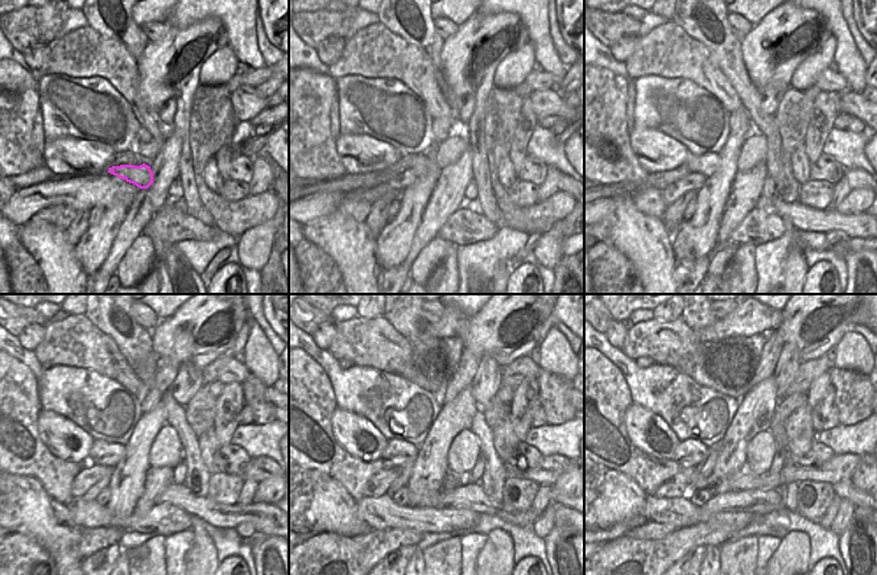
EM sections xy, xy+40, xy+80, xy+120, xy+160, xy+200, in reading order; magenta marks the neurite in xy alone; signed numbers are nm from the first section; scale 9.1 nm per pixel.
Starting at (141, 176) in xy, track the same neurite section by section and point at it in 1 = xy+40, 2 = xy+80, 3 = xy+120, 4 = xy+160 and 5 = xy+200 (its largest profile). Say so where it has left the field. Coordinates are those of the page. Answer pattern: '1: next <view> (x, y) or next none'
1: next xy+40 (420, 164)
2: next xy+80 (706, 164)
3: next xy+120 (106, 454)
4: next xy+160 (396, 453)
5: next xy+200 (690, 453)

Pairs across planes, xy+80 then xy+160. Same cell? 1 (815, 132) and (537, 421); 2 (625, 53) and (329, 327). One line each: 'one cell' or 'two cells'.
1: two cells
2: one cell

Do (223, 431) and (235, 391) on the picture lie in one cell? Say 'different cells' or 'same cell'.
same cell

